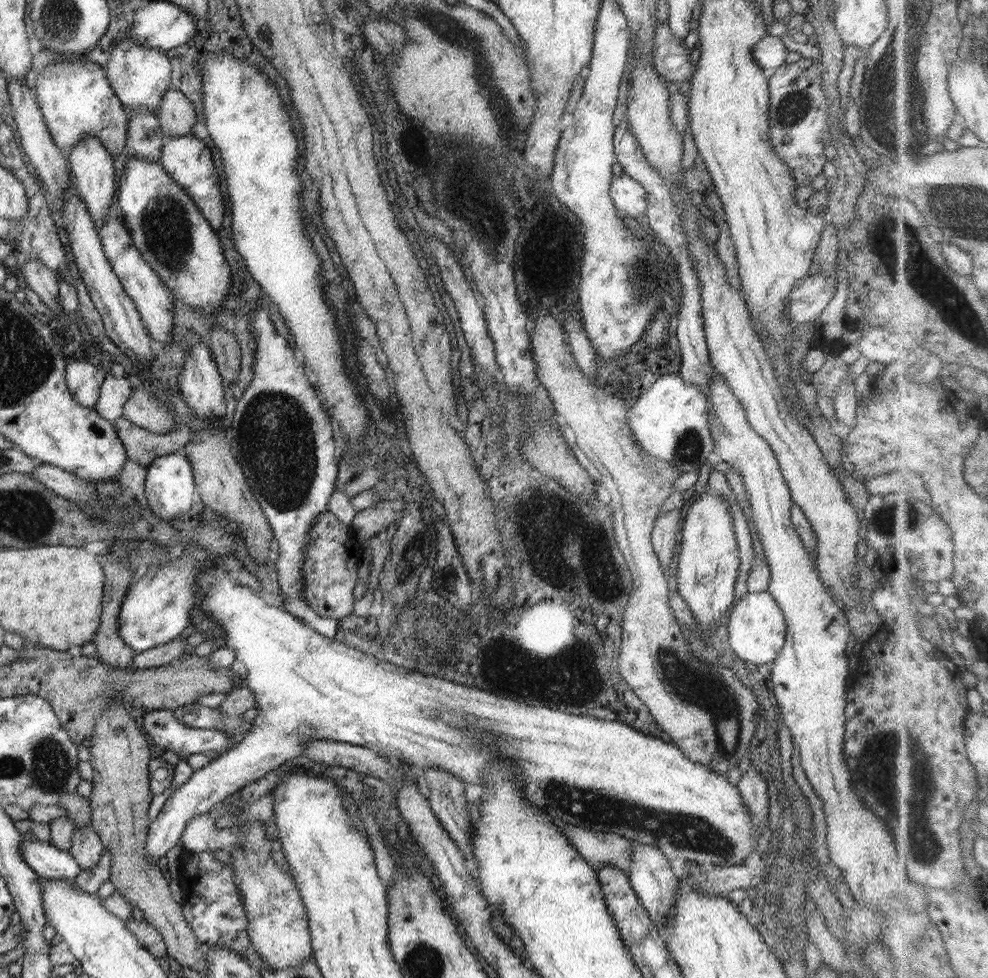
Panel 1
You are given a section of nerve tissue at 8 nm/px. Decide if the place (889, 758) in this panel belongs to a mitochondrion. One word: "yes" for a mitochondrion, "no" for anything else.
yes

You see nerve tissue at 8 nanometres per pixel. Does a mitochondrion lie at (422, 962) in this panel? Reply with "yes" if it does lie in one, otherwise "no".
yes

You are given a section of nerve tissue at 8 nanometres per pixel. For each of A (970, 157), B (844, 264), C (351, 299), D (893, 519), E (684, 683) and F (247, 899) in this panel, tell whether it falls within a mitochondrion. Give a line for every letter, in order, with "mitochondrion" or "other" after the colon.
A: other
B: other
C: other
D: mitochondrion
E: mitochondrion
F: other

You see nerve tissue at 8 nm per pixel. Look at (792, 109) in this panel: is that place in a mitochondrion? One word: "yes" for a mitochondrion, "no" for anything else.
yes

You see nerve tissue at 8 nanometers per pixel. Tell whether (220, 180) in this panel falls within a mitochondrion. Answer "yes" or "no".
no

